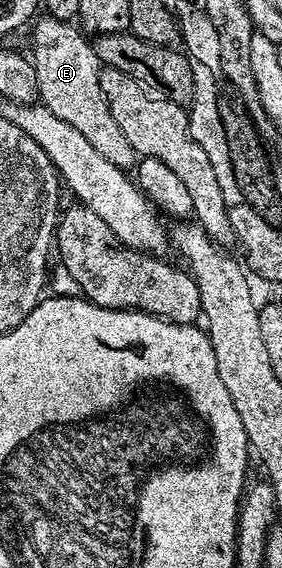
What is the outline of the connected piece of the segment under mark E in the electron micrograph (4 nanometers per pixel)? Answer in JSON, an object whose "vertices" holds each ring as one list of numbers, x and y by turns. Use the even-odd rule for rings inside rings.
{"vertices":[[48,16,38,17,32,23,32,30,31,57,35,76,39,80,37,93,40,101,51,112,55,112,59,120,67,120,71,128,79,128,79,132,91,143,91,148,99,152,99,156,111,160,111,164,116,166,132,167,135,155,131,144,127,144,127,136,123,136,119,124,115,124,115,116,111,116,99,88,99,74,103,65,93,50,93,42,73,22]]}

